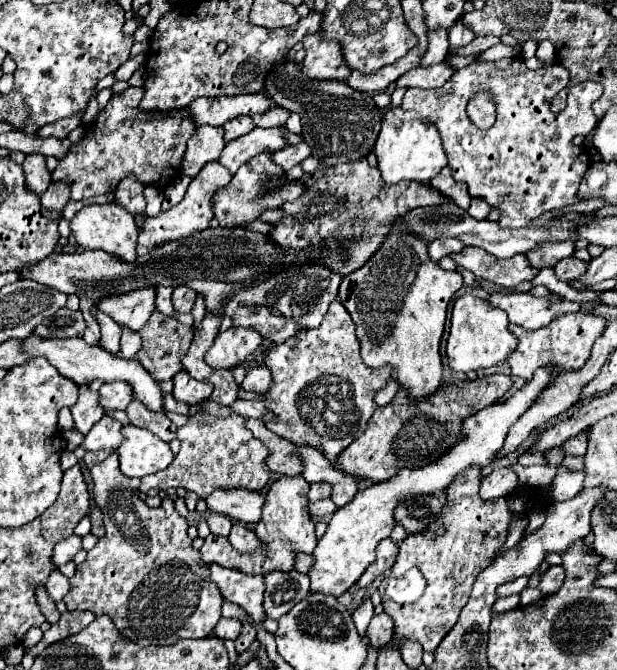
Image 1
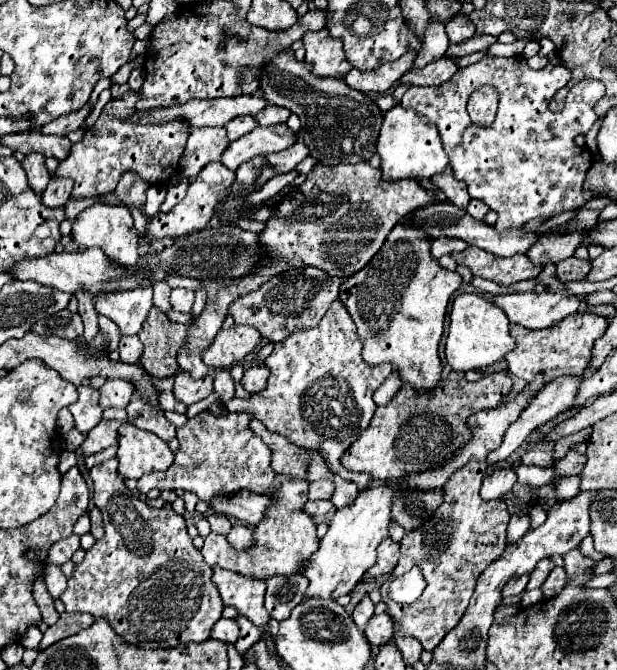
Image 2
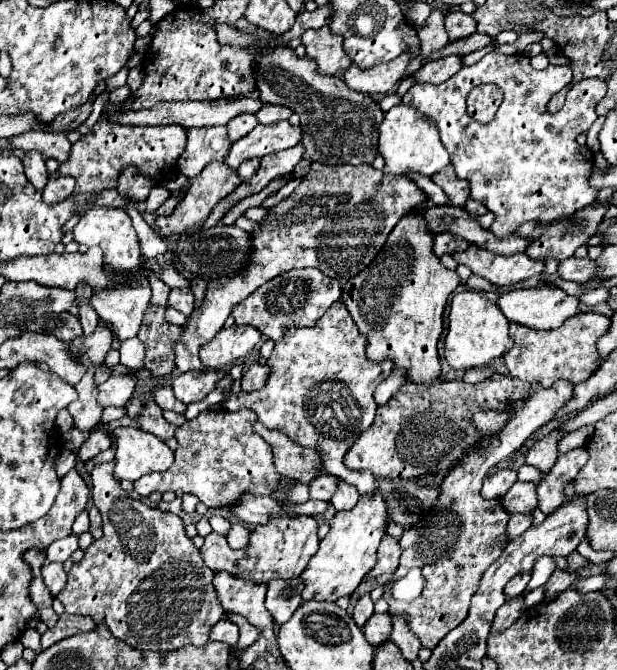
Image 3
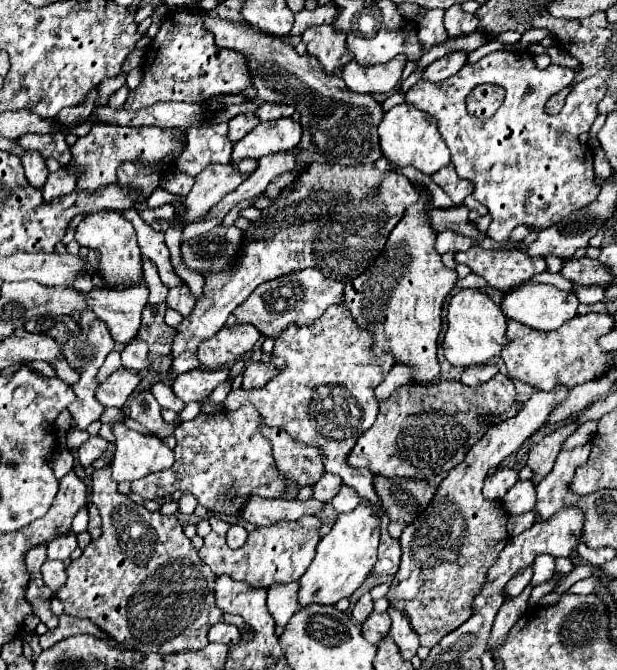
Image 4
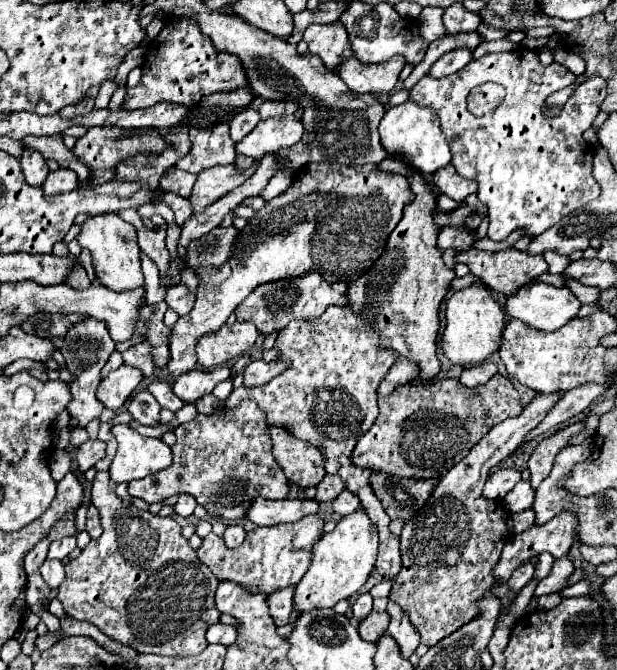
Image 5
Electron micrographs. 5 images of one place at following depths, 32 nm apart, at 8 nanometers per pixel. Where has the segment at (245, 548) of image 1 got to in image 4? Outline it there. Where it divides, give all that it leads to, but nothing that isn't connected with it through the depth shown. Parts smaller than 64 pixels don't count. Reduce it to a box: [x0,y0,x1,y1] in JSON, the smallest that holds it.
[226,524,248,548]

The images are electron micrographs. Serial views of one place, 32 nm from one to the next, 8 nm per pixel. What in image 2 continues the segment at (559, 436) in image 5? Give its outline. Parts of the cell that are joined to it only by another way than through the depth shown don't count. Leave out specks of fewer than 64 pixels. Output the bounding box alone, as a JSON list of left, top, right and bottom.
[522,444,554,468]

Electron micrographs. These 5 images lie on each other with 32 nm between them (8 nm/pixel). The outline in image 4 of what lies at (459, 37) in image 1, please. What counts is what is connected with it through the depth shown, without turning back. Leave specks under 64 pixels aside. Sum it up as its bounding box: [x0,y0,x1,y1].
[444,4,480,36]

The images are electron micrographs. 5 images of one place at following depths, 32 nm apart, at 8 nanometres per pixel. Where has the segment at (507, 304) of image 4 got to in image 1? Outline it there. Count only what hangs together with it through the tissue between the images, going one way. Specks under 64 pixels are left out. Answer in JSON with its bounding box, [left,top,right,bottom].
[488,294,580,330]

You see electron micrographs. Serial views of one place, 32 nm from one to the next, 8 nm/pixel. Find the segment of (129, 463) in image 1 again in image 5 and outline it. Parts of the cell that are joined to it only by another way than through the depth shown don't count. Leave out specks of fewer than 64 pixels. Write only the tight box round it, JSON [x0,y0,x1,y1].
[108,424,172,484]

